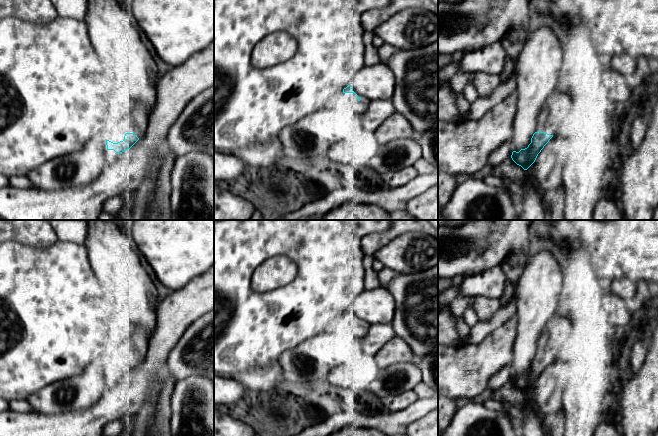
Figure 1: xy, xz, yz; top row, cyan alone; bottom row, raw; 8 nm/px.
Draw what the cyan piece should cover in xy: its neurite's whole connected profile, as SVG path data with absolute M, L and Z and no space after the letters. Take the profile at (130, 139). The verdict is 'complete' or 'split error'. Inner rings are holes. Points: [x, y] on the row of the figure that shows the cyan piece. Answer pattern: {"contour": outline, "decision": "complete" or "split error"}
{"contour": "M136 102L133 114L134 132L126 133L124 140L118 143L113 143L109 140L106 140L107 150L114 150L116 153L122 154L127 149L130 149L141 137L143 137L149 119L148 113L143 105Z", "decision": "split error"}

